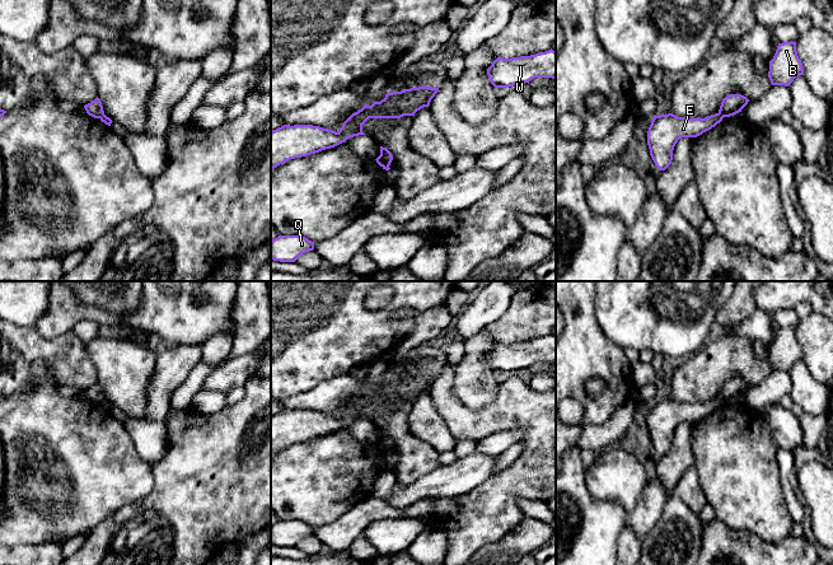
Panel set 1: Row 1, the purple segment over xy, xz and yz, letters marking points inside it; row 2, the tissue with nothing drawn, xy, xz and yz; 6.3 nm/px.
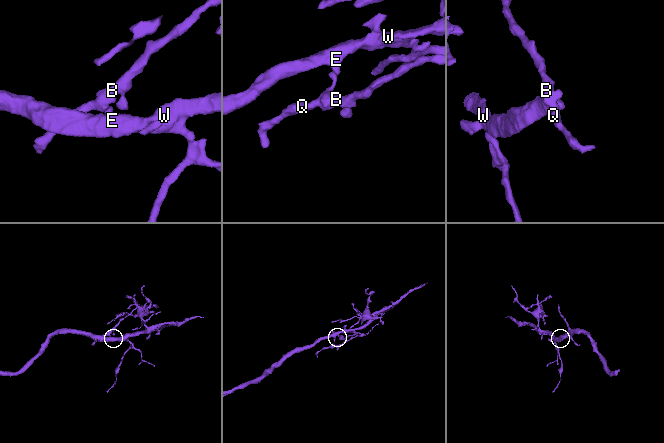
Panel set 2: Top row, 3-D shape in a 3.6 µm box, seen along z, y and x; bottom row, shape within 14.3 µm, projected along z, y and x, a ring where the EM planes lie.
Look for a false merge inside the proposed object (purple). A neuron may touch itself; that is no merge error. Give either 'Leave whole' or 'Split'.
Split

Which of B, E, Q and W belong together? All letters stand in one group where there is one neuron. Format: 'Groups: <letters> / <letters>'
Groups: B Q / E W

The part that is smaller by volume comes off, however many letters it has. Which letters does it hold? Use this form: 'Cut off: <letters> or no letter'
Cut off: B, Q

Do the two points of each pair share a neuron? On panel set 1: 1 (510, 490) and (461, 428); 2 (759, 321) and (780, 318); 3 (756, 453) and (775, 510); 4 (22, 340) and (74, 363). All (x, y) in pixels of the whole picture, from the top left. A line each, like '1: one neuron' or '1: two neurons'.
1: one neuron
2: two neurons
3: one neuron
4: one neuron

